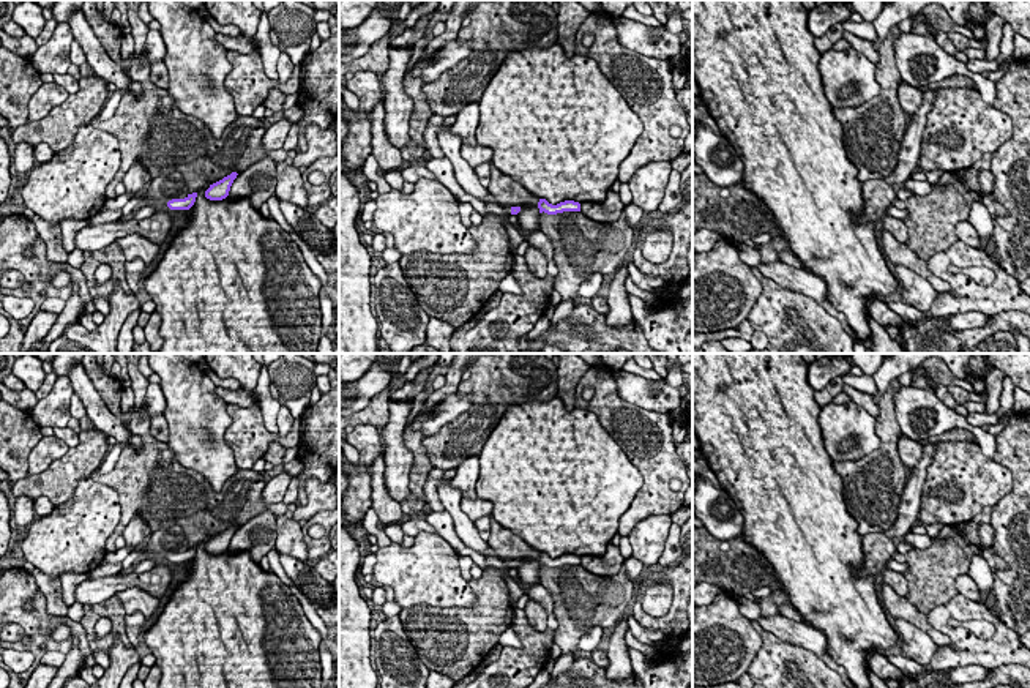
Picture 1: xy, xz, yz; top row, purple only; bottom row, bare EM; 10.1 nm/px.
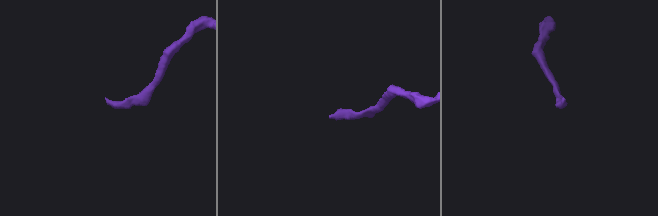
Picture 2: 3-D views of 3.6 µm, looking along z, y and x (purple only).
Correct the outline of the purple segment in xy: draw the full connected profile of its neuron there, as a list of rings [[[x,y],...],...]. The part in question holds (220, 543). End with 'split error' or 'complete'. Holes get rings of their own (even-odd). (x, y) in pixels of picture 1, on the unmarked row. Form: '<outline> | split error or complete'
[[[232,525],[230,529],[224,530],[222,533],[210,538],[210,541],[205,544],[205,551],[210,554],[222,554],[229,549],[230,540],[233,533],[237,532],[237,525]]] | complete

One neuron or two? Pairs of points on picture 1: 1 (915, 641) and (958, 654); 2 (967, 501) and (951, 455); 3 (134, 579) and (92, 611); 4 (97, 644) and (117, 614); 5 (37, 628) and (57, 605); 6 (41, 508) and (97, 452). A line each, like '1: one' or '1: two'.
1: two
2: one
3: two
4: one
5: two
6: two

